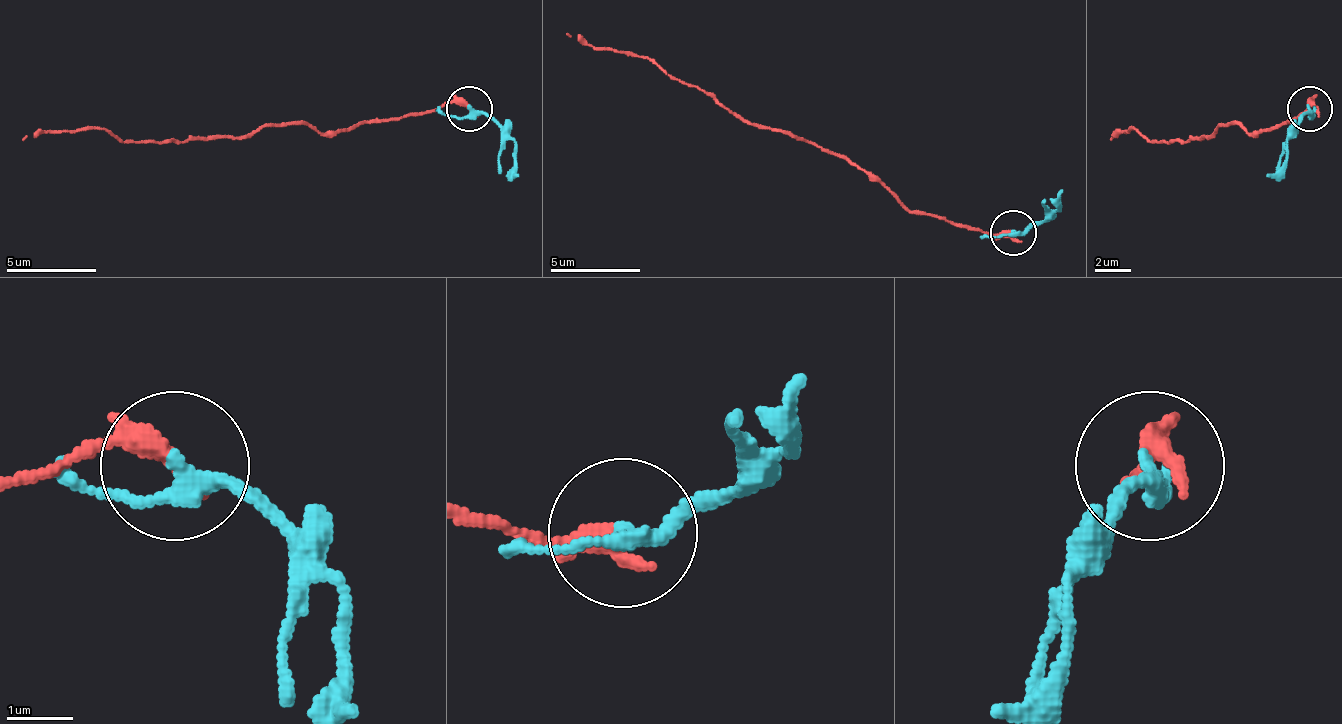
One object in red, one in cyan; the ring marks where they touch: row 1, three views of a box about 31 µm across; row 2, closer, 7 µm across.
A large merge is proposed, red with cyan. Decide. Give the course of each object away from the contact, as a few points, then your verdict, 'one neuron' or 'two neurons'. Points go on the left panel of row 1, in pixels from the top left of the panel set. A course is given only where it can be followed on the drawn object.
red via (466, 105), (439, 105), (330, 132), (299, 123), (186, 141), (118, 141), (100, 127), (37, 132), (24, 141) | cyan via (470, 109), (515, 145), (520, 177) | two neurons

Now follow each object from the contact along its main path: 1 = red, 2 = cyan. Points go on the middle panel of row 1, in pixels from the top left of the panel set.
1: (1010, 233), (983, 233), (906, 211), (874, 179), (843, 157), (730, 112), (644, 57), (581, 44), (568, 35)
2: (1014, 233), (1059, 211), (1064, 188)

